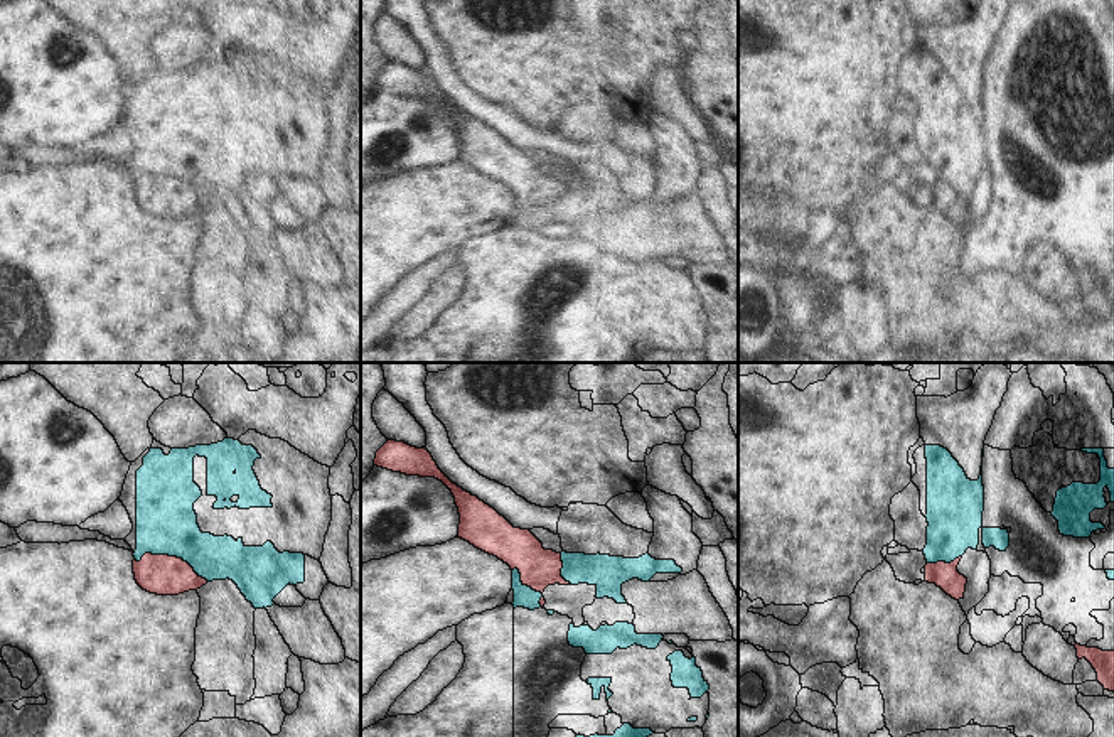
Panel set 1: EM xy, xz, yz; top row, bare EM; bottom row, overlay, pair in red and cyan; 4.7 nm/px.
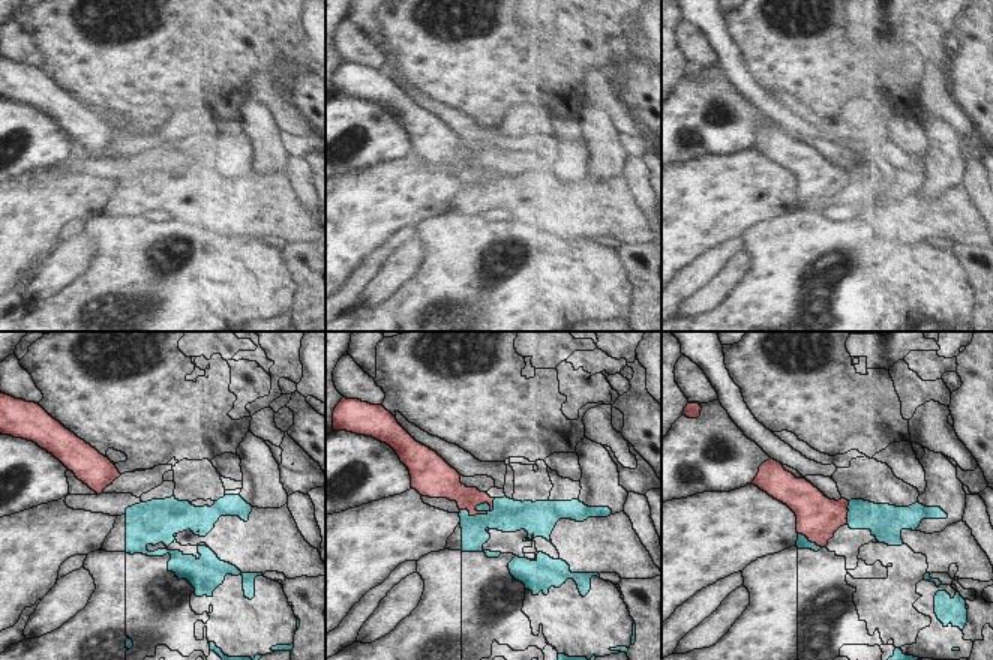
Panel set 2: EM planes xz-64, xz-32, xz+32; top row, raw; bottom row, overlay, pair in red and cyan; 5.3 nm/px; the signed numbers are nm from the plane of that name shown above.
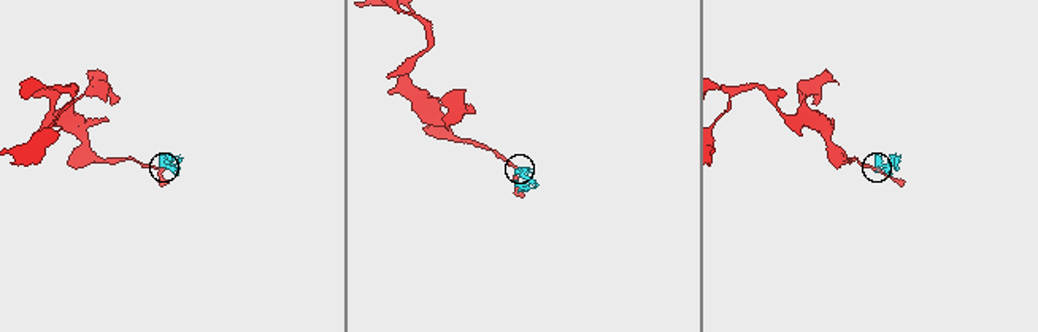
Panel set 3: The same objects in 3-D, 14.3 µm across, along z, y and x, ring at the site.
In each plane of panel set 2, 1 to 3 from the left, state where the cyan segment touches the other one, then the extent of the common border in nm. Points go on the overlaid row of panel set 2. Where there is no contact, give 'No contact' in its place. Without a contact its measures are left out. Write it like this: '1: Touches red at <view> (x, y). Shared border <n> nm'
1: No contact
2: Touches red at xz-32 (480, 512). Shared border 200 nm
3: Touches red at xz+32 (810, 540). Shared border 150 nm.

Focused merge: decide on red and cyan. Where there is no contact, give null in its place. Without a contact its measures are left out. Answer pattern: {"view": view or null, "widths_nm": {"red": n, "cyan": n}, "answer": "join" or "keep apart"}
{"view": "xy", "widths_nm": {"red": 190, "cyan": 280}, "answer": "keep apart"}

